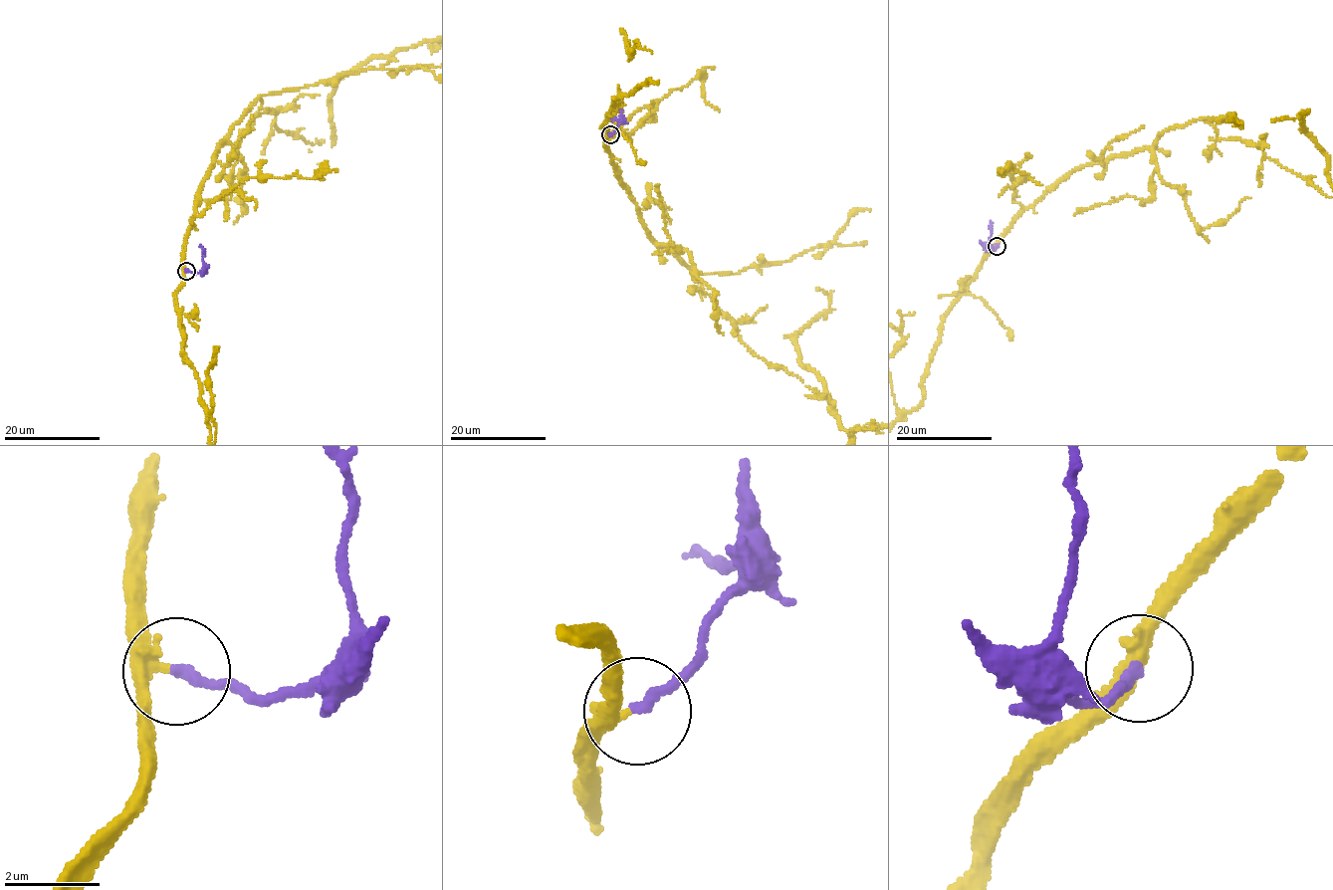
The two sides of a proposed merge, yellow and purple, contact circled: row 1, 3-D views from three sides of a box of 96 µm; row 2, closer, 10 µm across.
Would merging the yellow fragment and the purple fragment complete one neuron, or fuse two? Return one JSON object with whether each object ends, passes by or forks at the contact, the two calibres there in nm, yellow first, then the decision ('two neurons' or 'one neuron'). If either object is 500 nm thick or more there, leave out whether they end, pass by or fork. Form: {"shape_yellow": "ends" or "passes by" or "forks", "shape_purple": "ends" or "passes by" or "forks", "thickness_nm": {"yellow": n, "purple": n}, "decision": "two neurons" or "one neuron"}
{"shape_yellow": "passes by", "shape_purple": "ends", "thickness_nm": {"yellow": 280, "purple": 220}, "decision": "one neuron"}

